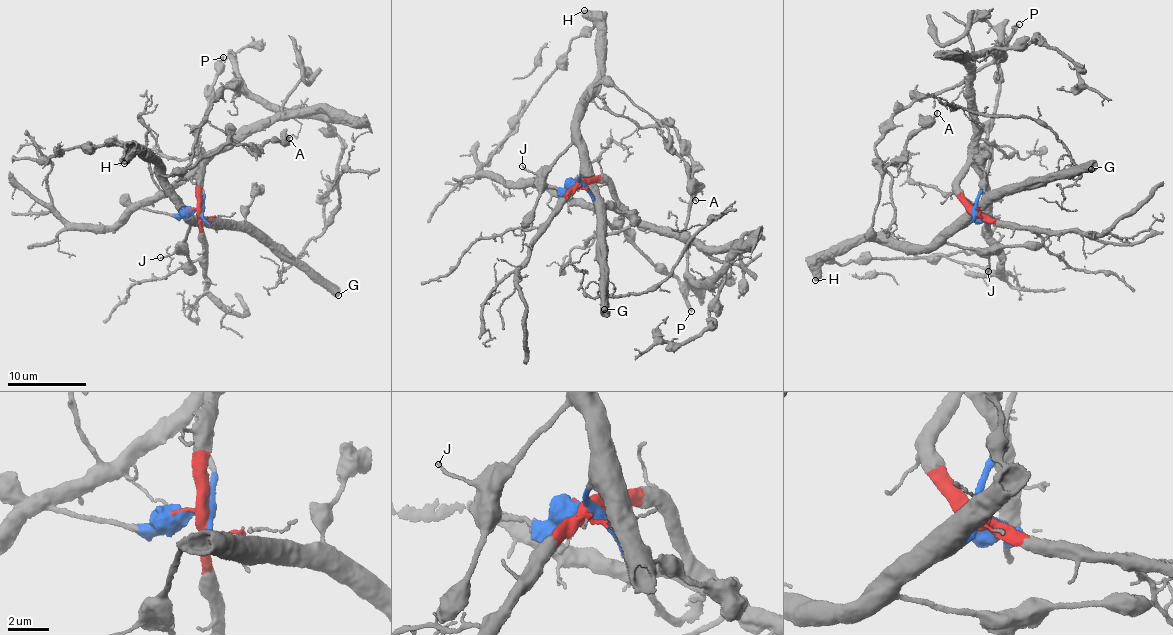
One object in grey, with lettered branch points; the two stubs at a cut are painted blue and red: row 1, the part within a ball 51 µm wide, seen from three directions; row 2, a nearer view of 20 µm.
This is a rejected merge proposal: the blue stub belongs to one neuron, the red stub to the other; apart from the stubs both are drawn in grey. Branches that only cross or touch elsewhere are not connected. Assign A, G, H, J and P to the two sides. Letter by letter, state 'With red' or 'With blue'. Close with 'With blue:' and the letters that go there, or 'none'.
A: With blue
G: With blue
H: With blue
J: With blue
P: With blue
With blue: A, G, H, J, P

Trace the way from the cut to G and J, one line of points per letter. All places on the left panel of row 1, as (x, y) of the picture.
G: (196, 210), (210, 223), (247, 232), (339, 296)
J: (196, 210), (210, 223), (189, 225), (175, 251), (161, 258)

